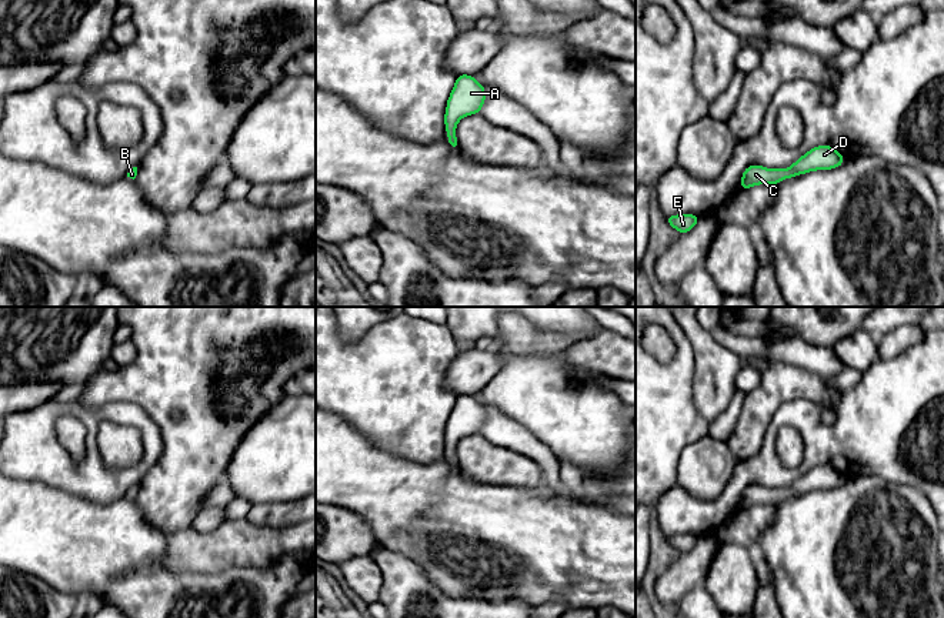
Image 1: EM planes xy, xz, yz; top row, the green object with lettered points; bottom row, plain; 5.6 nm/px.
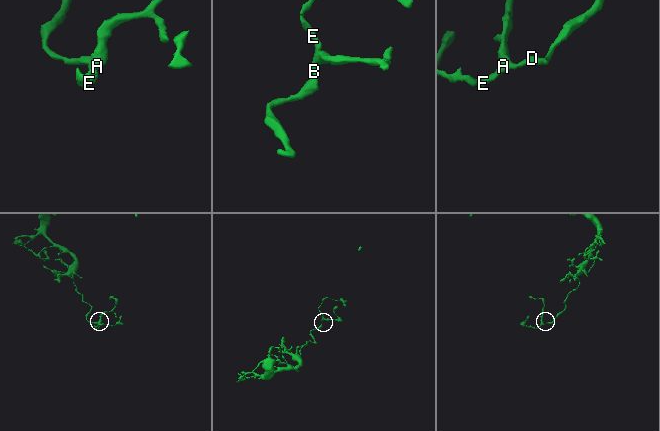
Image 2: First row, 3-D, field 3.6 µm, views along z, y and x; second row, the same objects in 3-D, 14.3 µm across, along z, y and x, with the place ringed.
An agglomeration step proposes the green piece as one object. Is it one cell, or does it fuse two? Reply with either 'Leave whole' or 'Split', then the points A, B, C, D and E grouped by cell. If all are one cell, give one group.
Leave whole. Groups: A B C D E

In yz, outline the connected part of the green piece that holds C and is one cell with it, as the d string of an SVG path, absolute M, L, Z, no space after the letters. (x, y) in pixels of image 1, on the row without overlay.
M817 465L783 491L778 488L770 490L757 484L747 487L743 492L740 508L745 510L757 504L778 504L783 498L795 497L808 491L831 490L840 487L844 480L845 477L831 465Z

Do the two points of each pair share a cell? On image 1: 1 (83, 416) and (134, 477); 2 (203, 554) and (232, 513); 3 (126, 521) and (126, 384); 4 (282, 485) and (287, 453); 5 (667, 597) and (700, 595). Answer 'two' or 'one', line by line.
1: one
2: two
3: two
4: one
5: two

